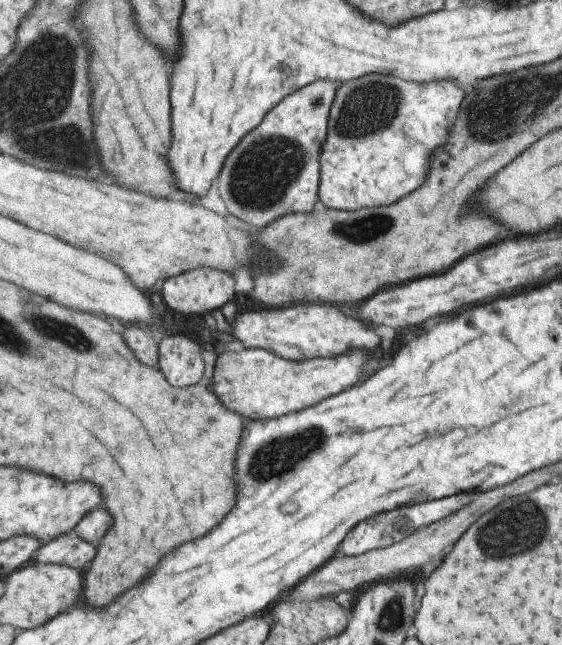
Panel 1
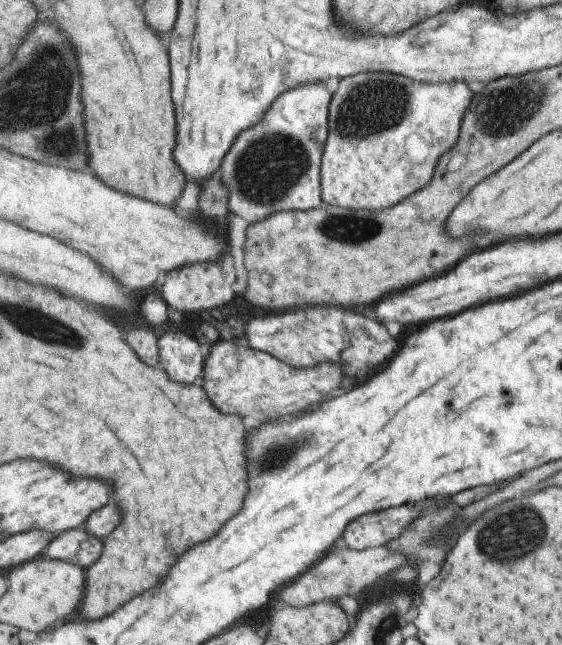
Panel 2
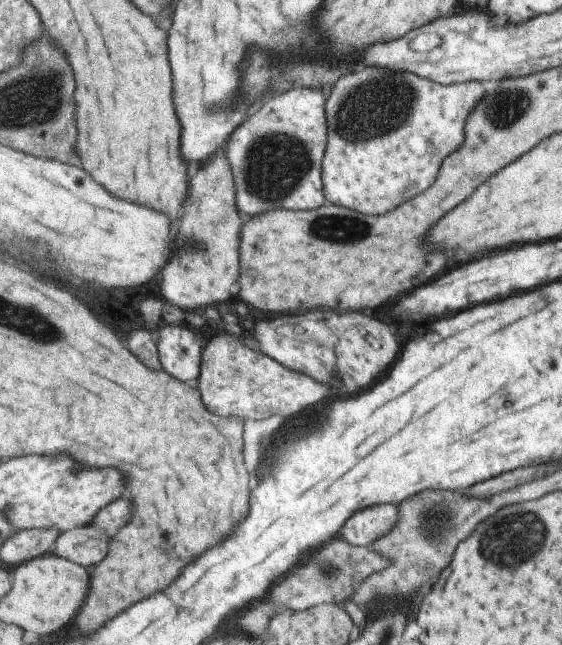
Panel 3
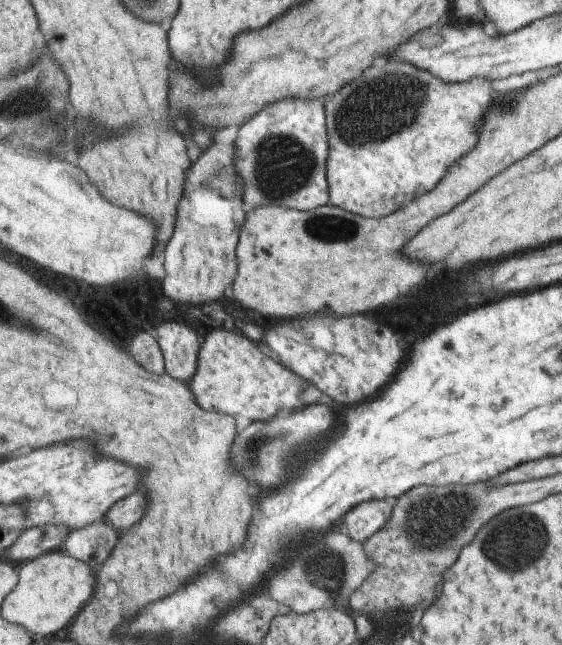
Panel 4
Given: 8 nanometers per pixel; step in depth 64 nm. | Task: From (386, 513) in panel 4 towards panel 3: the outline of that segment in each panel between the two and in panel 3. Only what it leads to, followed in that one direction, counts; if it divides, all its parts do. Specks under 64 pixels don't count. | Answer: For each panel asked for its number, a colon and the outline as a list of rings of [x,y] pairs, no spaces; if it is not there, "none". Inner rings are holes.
3: [[[381,504],[373,508],[363,508],[349,518],[343,528],[345,540],[353,546],[371,548],[381,536],[387,536],[399,524],[399,508],[393,504]]]

